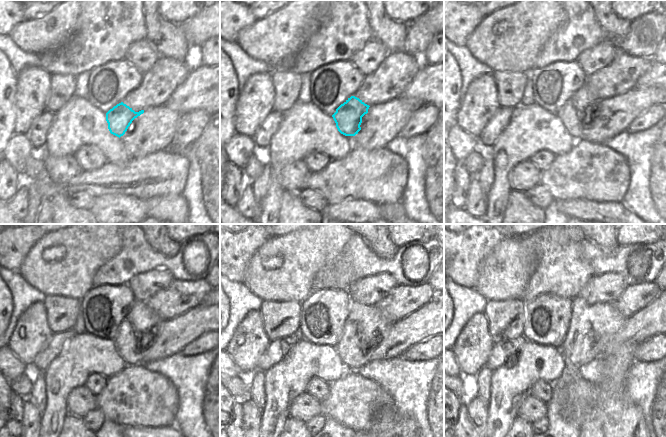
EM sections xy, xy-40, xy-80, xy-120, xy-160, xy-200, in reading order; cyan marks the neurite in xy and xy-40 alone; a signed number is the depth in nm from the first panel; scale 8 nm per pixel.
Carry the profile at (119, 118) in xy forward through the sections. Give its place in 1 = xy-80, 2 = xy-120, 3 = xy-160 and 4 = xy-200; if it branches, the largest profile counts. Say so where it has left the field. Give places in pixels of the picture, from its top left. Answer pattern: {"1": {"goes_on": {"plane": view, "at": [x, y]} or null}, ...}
{"1": {"goes_on": {"plane": "xy-80", "at": [574, 114]}}, "2": {"goes_on": {"plane": "xy-120", "at": [140, 318]}}, "3": {"goes_on": {"plane": "xy-160", "at": [366, 326]}}, "4": {"goes_on": {"plane": "xy-200", "at": [591, 325]}}}

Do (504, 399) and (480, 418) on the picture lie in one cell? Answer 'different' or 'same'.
different

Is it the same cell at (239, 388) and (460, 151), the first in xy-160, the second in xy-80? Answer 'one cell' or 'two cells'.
two cells

